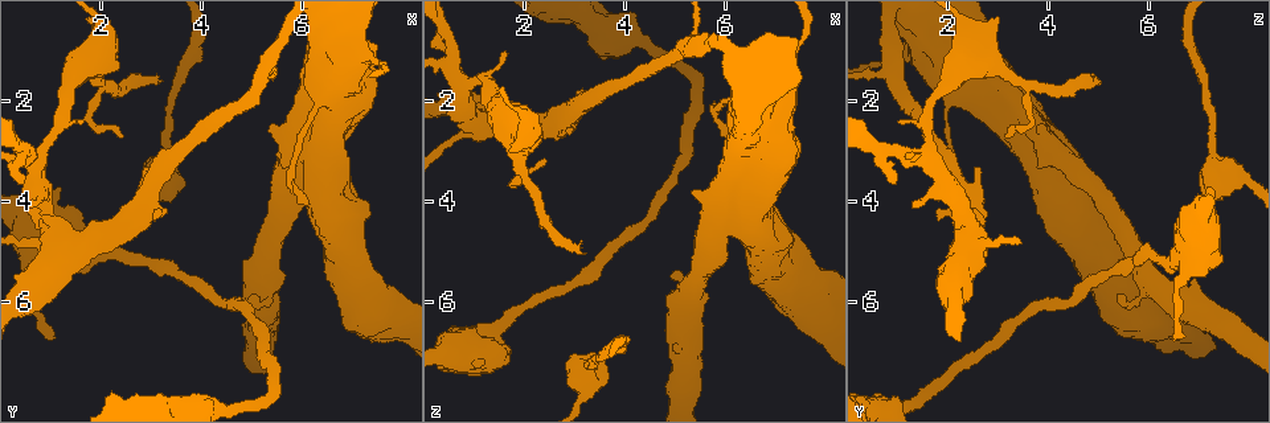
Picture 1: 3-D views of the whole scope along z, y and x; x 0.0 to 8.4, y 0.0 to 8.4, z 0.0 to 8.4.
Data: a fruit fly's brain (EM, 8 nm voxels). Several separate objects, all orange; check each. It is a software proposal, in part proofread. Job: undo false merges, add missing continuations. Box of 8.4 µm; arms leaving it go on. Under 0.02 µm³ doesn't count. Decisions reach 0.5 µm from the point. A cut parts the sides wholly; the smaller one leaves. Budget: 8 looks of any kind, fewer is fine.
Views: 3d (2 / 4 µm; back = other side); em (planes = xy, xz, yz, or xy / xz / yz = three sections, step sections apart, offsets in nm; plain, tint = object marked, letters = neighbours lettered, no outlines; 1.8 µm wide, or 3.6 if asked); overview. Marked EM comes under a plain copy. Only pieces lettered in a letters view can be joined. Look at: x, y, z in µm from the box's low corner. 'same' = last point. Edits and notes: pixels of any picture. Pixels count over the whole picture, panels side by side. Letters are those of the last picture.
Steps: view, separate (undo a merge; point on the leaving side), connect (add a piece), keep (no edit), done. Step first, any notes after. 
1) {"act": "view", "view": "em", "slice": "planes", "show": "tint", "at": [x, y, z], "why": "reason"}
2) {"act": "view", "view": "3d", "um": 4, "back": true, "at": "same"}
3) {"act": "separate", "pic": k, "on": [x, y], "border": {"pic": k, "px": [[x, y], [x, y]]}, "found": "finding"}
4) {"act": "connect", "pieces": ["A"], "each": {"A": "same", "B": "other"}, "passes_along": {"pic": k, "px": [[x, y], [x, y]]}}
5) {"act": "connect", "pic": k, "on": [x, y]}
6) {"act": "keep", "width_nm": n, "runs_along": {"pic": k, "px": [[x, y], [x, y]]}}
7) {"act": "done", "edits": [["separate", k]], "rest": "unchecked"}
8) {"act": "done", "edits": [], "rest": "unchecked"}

{"act": "view", "view": "em", "slice": "xz", "step": 4, "show": "letters", "at": [1.05, 6.75, 6.65], "why": "free end"}

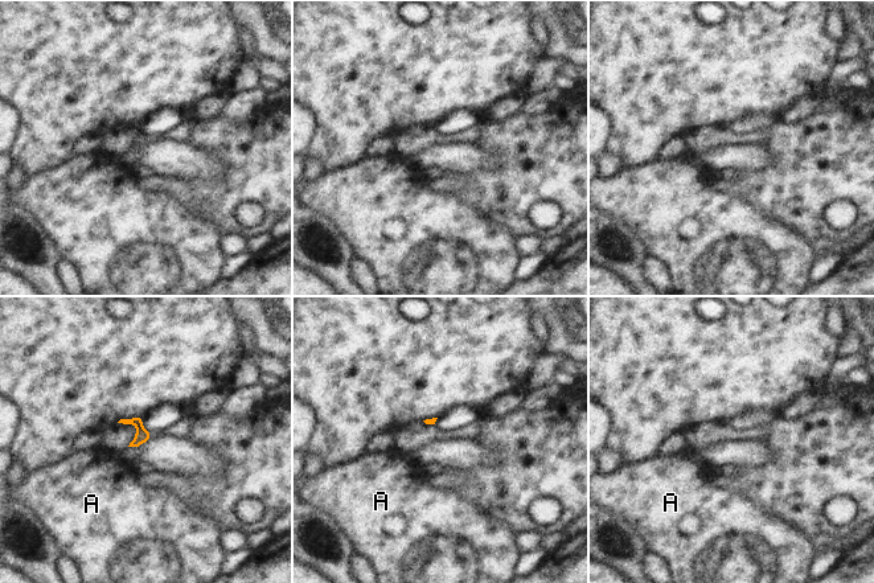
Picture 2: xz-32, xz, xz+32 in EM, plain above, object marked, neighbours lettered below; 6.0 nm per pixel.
{"act": "view", "view": "em", "slice": "planes", "show": "letters", "at": "same"}

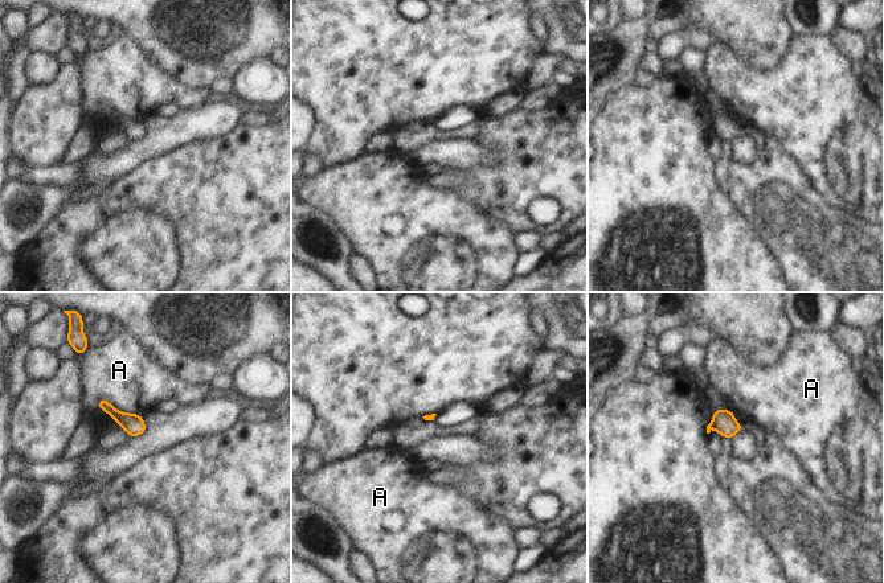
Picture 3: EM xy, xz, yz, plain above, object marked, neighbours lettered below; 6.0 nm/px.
{"act": "keep", "longest_contact_nm": ["A", 300], "each": {"A": "other"}, "found": "none of them fits"}

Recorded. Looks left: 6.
{"act": "view", "view": "3d", "um": 2, "at": [2.95, 3.35, 2.50], "why": "free end"}

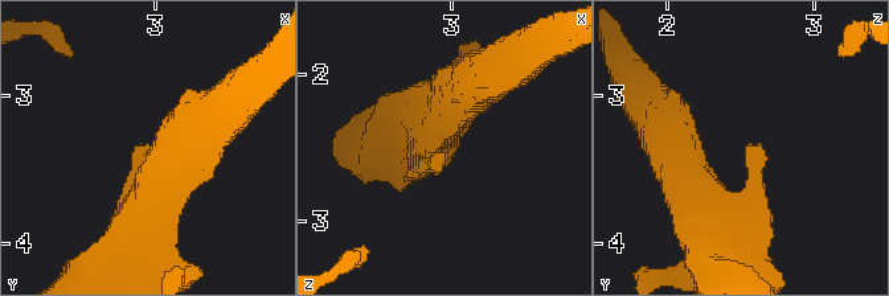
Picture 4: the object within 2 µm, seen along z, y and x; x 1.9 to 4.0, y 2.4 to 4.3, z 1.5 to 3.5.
{"act": "view", "view": "em", "slice": "xz", "step": 16, "show": "letters", "at": [2.96, 3.36, 2.58], "arm_widths_nm": [360, 380], "why": "shape alone is not enough"}

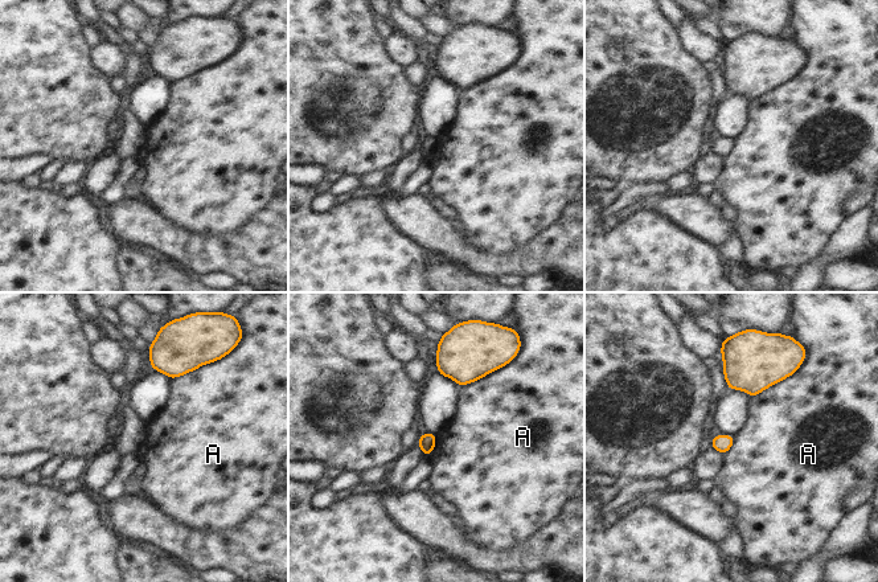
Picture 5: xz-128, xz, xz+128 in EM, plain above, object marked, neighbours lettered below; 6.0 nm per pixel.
{"act": "keep", "each": {"A": "other"}, "border": {"pic": 5, "px": [[792, 373], [750, 398]]}, "found": "no lettered piece goes on from it"}

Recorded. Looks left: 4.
{"act": "view", "view": "3d", "um": 2, "at": [3.20, 1.60, 5.05], "why": "an open end"}

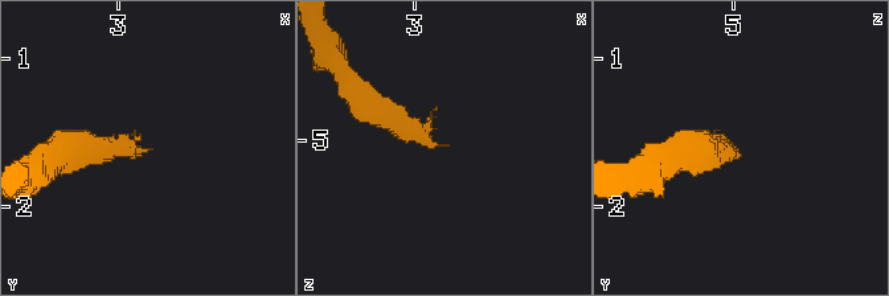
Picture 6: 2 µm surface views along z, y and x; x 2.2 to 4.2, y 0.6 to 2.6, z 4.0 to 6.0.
{"act": "view", "view": "em", "slice": "planes", "show": "letters", "at": [3.20, 1.62, 5.02], "why": "shape alone is not enough"}

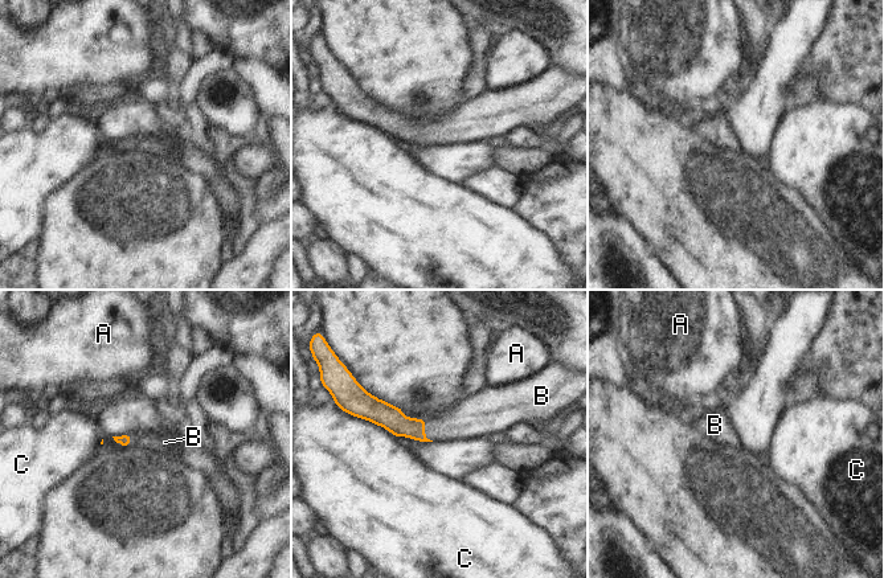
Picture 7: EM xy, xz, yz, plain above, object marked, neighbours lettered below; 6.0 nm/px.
{"act": "connect", "pieces": ["B"], "each": {"A": "other", "B": "same", "C": "other"}, "passes_along": {"pic": 7, "px": [[389, 417], [424, 430], [463, 419]]}, "found": "it goes on there"}

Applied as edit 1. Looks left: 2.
{"act": "done", "edits": [["connect", 7]], "rest": "unchecked"}

